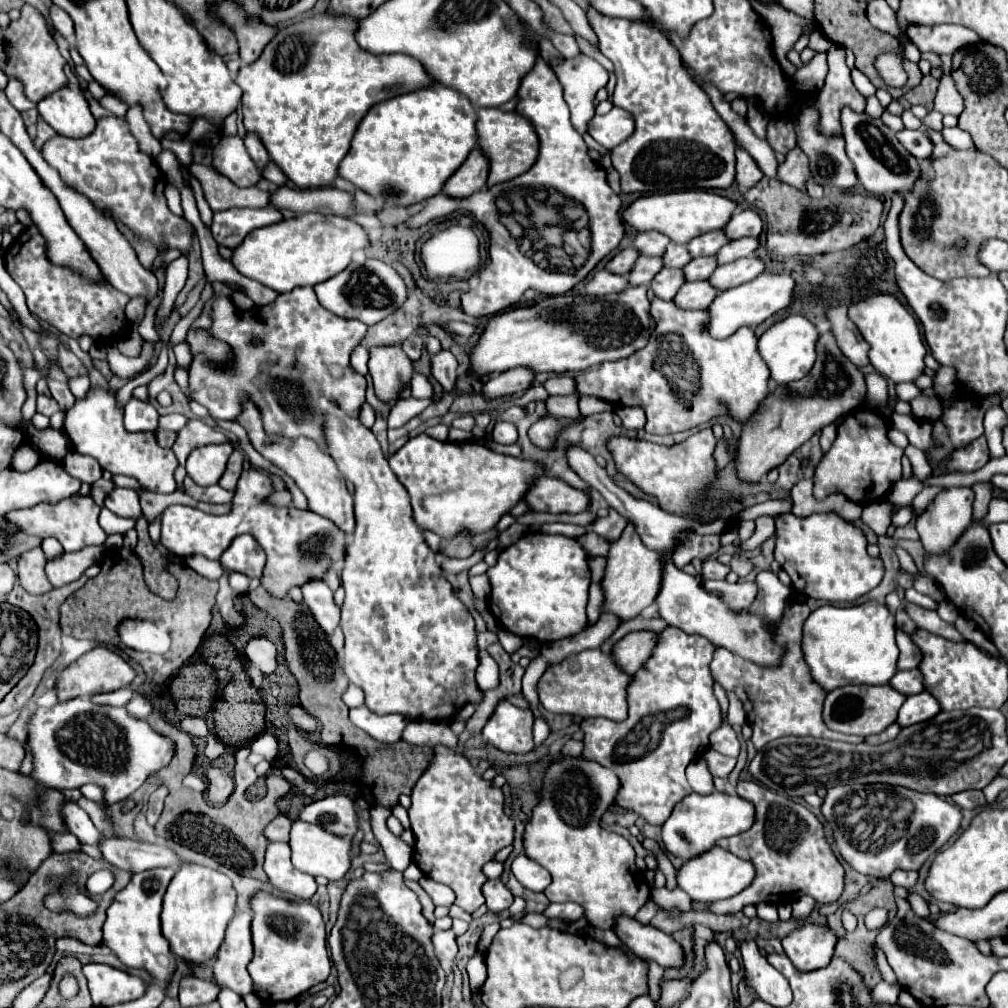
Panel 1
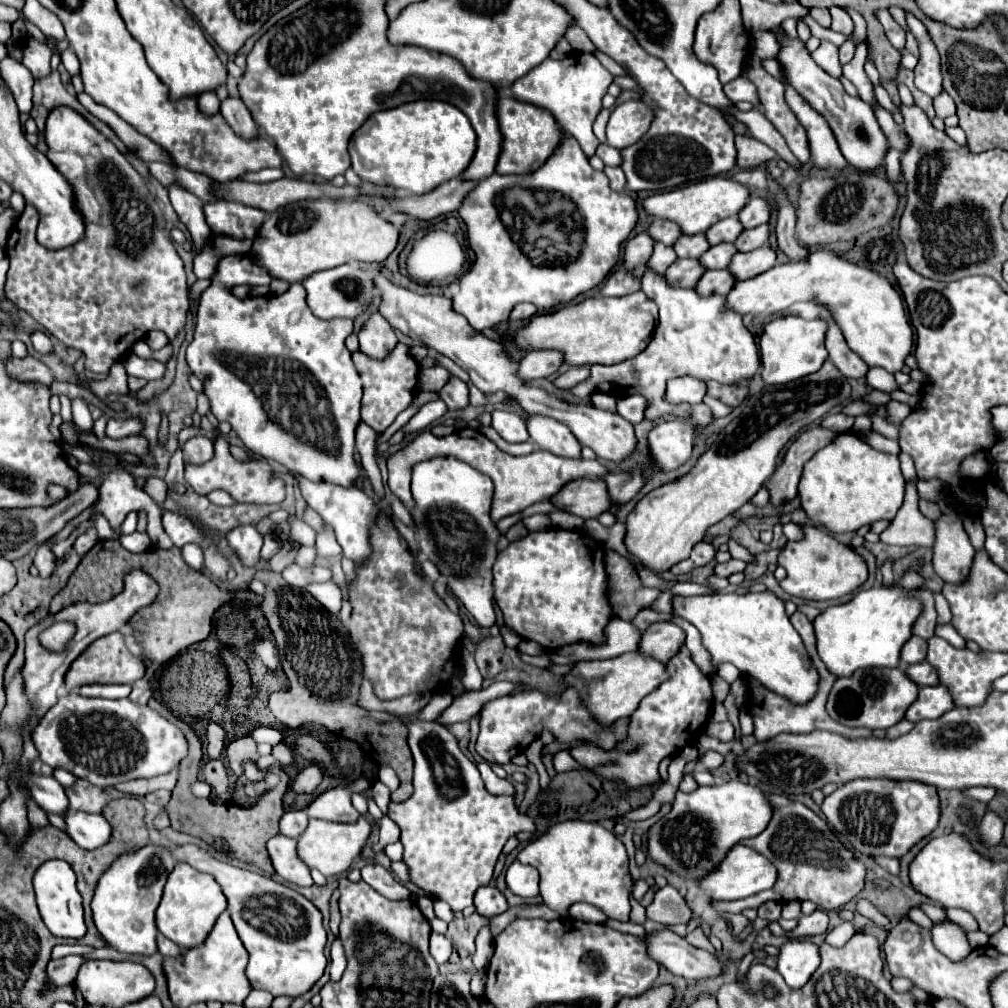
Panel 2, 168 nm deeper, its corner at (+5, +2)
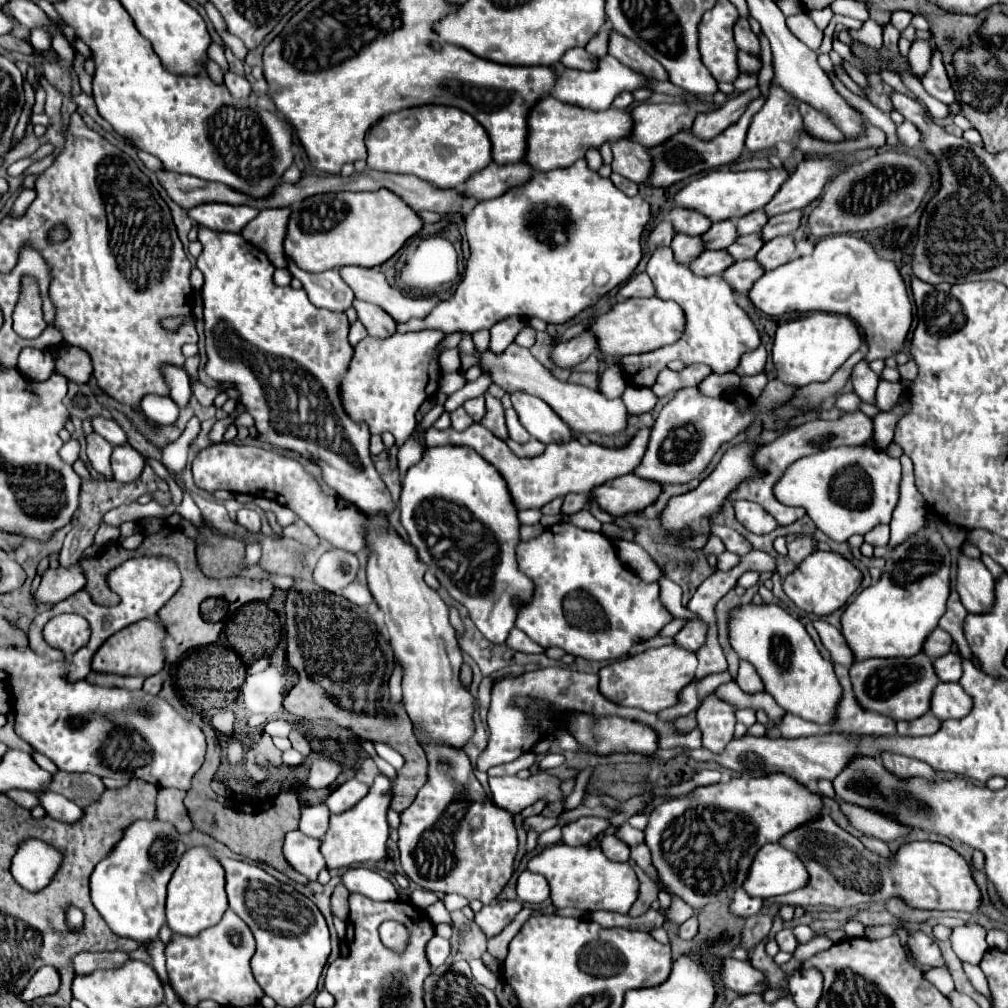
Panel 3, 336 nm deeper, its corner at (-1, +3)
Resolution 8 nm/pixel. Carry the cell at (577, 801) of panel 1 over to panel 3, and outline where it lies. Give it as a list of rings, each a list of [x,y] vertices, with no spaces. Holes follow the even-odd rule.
[[[555,843],[545,847],[541,853],[529,859],[527,869],[541,873],[551,885],[551,901],[557,909],[575,907],[583,911],[615,911],[627,915],[639,893],[639,881],[629,863],[617,863],[603,855],[601,845],[579,845],[571,847],[565,843]]]

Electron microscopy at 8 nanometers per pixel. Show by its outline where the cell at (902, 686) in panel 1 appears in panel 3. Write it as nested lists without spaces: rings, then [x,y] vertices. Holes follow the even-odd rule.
[[[947,653],[939,659],[935,659],[933,665],[935,665],[935,673],[941,681],[959,681],[959,677],[963,673],[963,671],[959,671],[959,655],[955,655],[955,653]]]

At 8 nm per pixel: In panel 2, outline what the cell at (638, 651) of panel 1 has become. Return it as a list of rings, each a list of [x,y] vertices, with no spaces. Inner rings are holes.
[[[657,622],[643,632],[639,650],[645,650],[645,654],[653,654],[653,658],[657,658],[659,662],[669,662],[675,654],[679,654],[683,644],[685,632],[677,624]]]

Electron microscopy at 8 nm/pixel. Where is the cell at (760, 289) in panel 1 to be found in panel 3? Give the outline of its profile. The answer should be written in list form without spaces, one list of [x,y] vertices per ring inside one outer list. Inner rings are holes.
[[[849,235],[825,237],[815,245],[811,255],[767,271],[761,281],[755,281],[747,297],[767,315],[825,311],[851,317],[865,333],[865,341],[869,345],[867,361],[897,355],[905,347],[913,320],[906,285],[895,263],[879,259],[867,241]]]

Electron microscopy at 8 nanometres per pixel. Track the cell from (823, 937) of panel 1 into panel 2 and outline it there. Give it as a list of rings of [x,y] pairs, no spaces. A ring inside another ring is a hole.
[[[789,940],[779,954],[777,970],[785,978],[787,986],[793,990],[799,990],[807,984],[811,974],[819,966],[819,950],[811,942],[797,942]]]

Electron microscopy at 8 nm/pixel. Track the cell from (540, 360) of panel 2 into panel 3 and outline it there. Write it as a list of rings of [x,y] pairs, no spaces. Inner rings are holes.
[[[581,333],[579,337],[573,337],[571,341],[557,343],[553,347],[549,359],[561,369],[569,369],[569,367],[575,367],[581,361],[585,361],[595,351],[597,351],[597,345],[595,345],[595,339],[591,337],[591,333]]]

